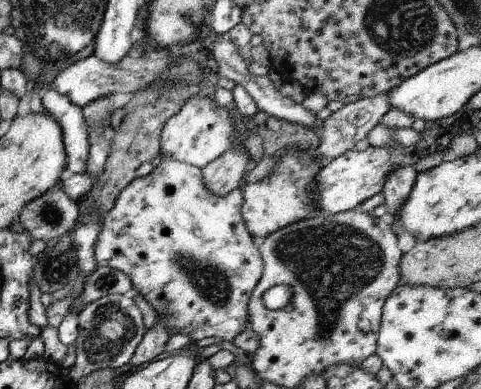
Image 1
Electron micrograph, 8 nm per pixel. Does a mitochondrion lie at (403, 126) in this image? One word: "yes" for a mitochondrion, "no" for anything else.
no

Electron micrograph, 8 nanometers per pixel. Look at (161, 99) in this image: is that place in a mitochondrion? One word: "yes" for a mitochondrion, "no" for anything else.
yes

